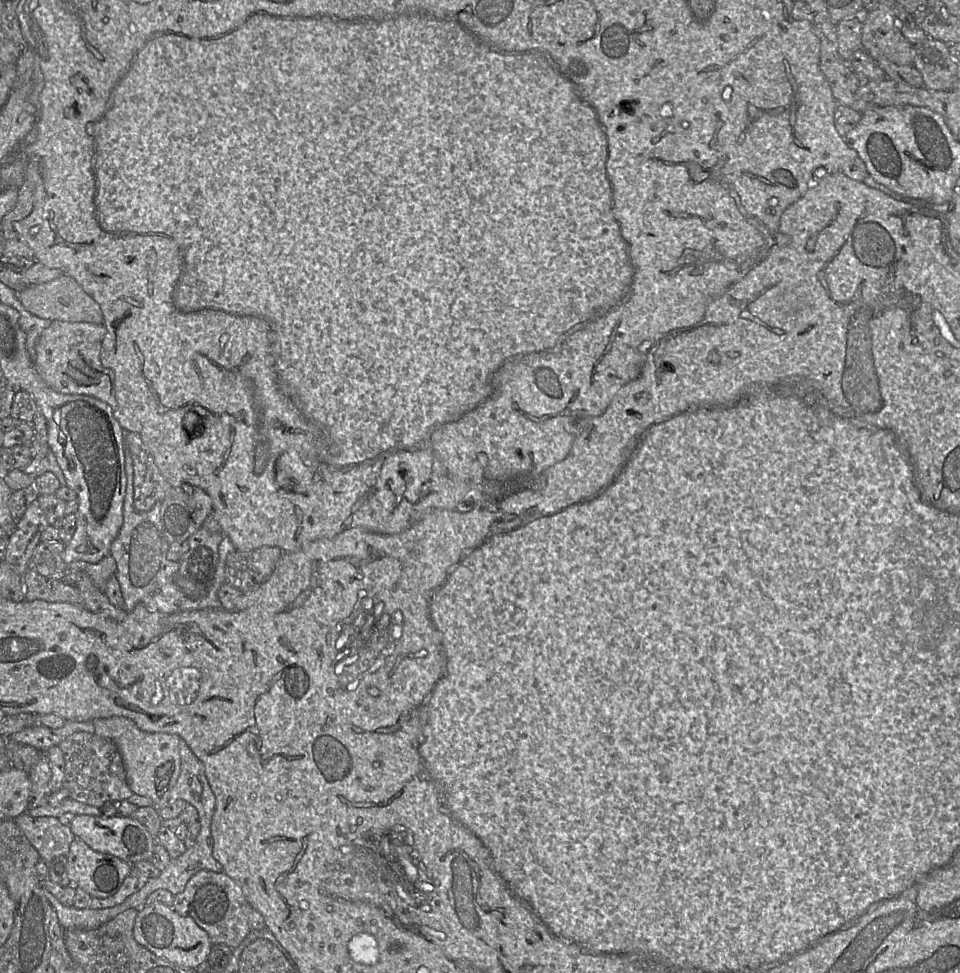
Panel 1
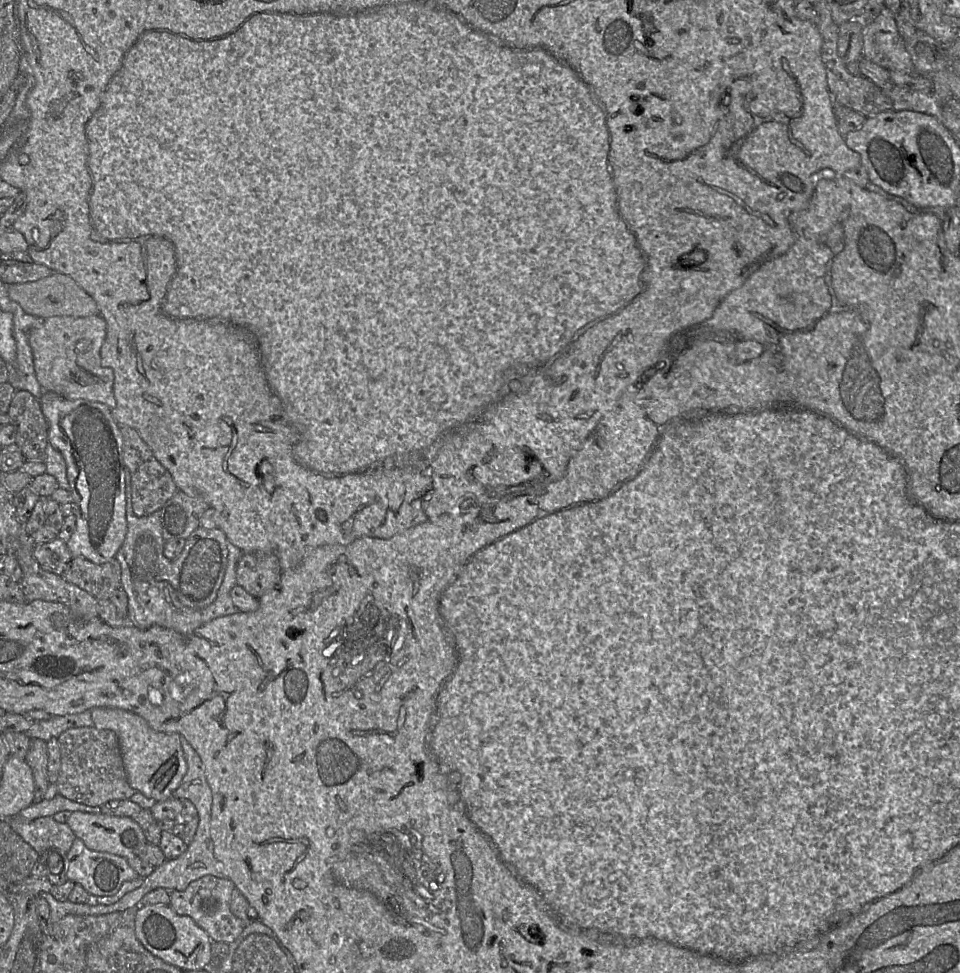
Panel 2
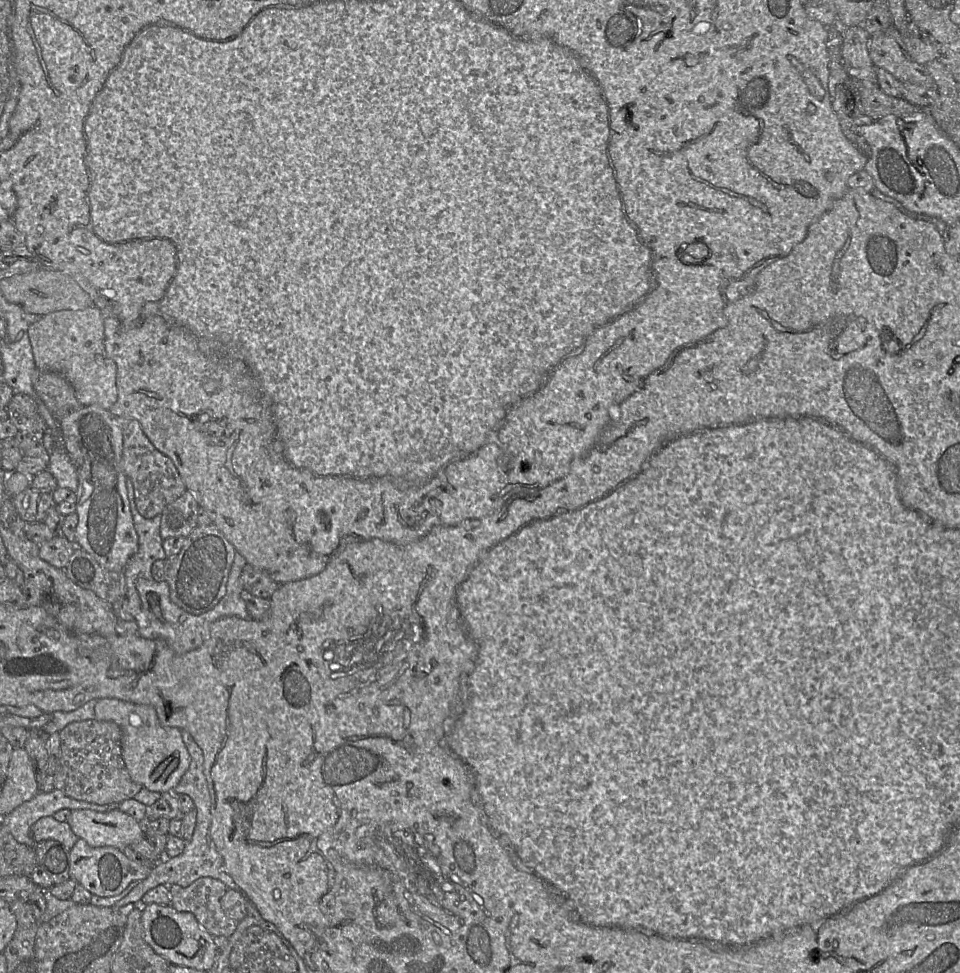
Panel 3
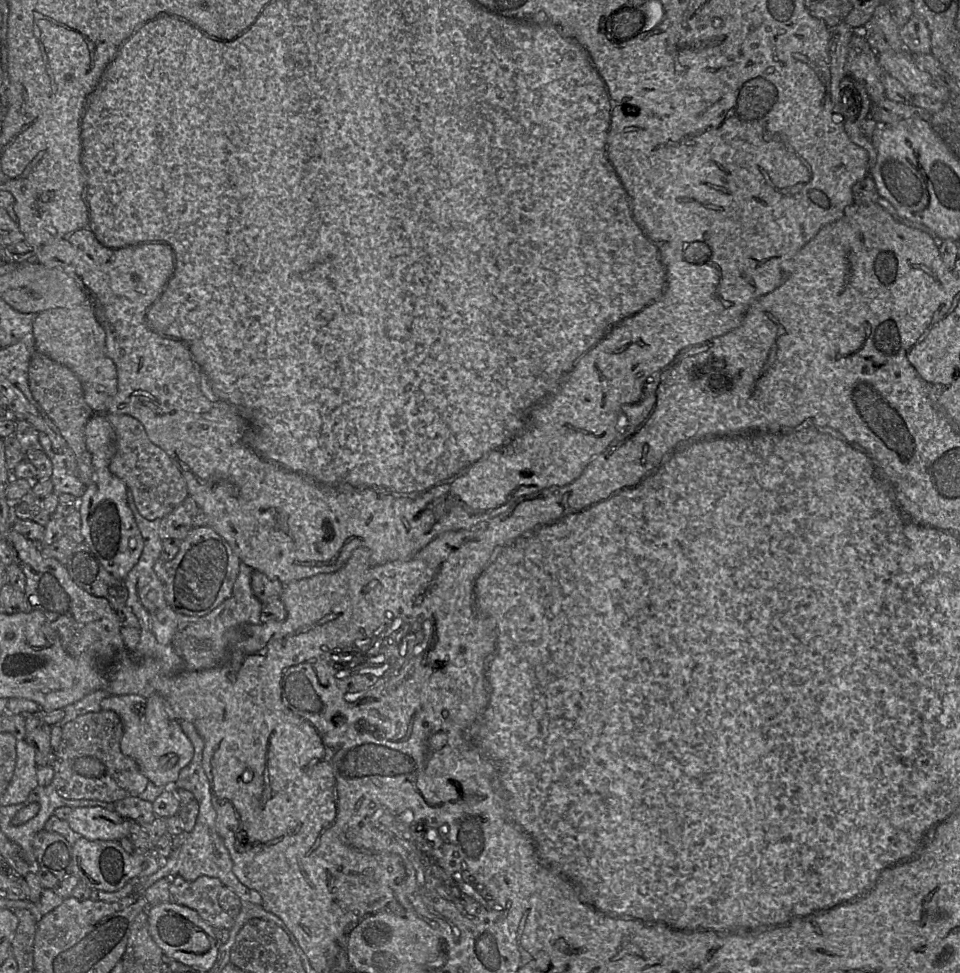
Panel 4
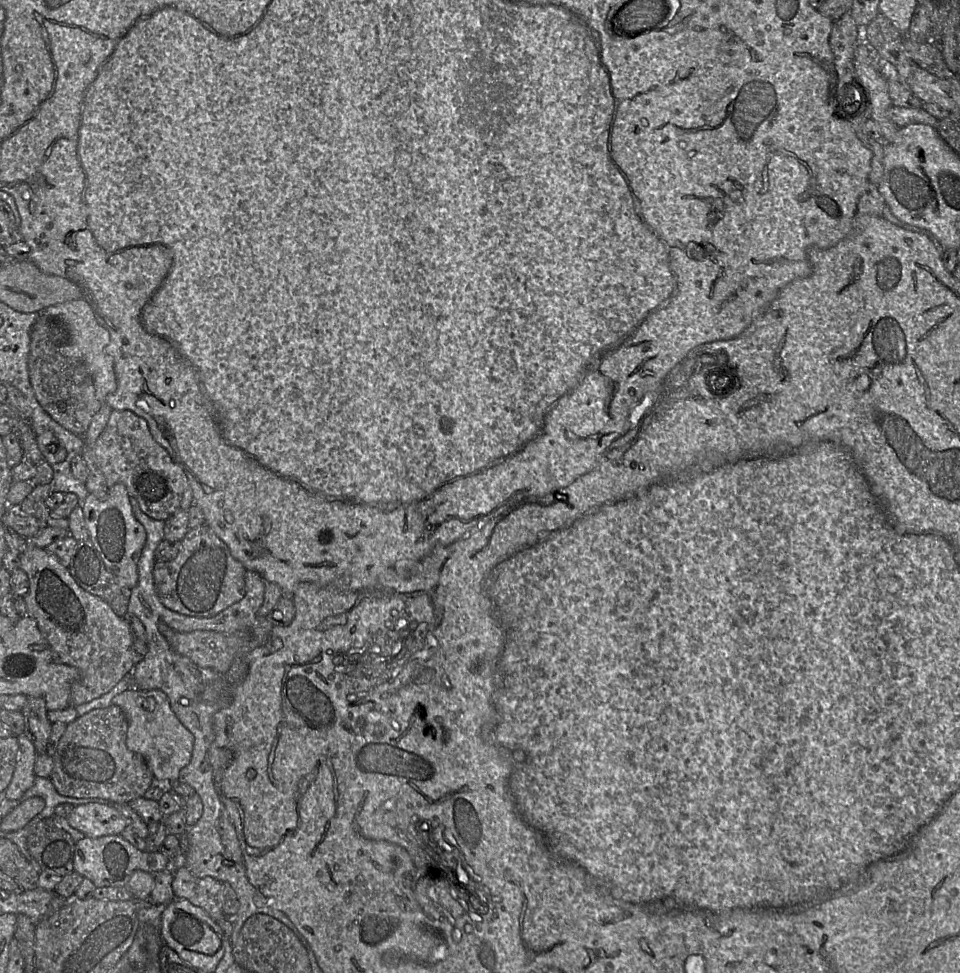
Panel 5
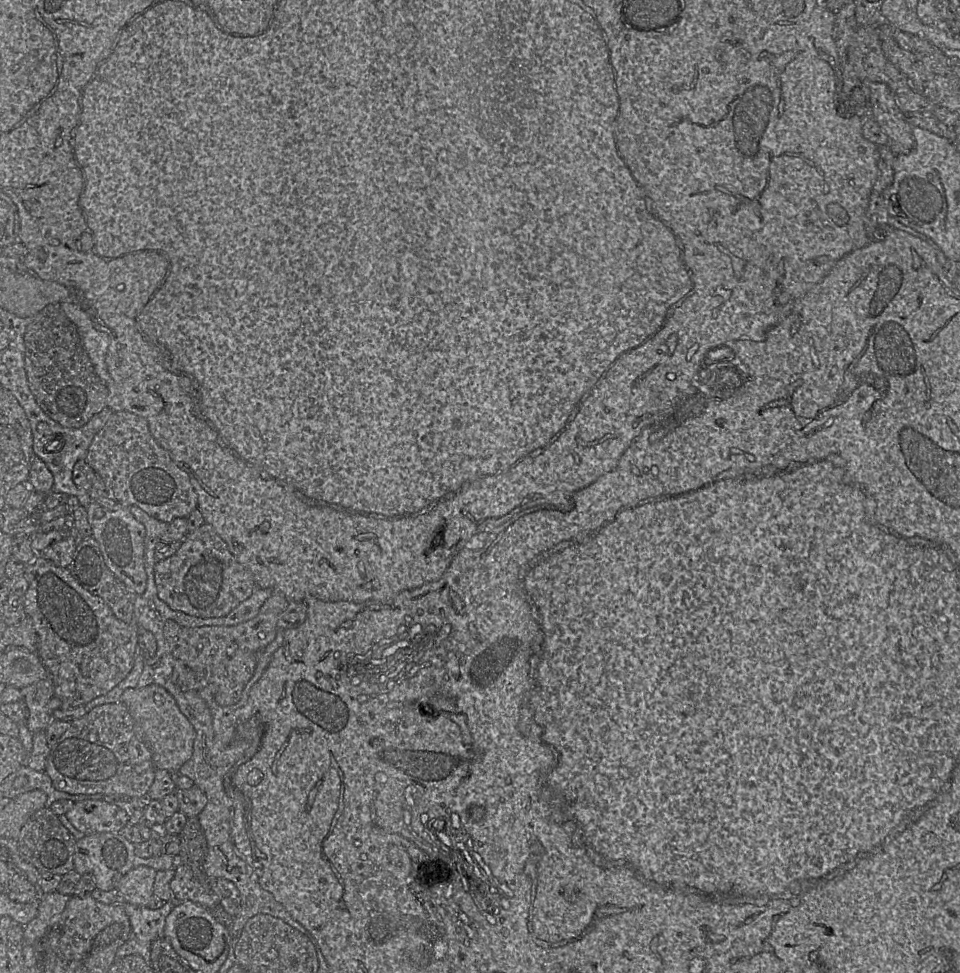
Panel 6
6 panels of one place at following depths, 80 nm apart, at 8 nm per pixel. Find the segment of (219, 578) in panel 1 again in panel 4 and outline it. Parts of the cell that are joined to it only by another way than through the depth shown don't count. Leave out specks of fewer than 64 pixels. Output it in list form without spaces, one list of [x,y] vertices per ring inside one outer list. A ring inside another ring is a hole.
[[[127,490],[127,502],[133,513],[137,526],[144,539],[144,548],[137,564],[130,570],[124,584],[128,590],[127,606],[130,607],[140,623],[140,642],[134,652],[138,658],[152,658],[158,665],[158,671],[164,676],[174,676],[184,671],[200,671],[213,668],[226,659],[226,649],[231,643],[239,639],[239,629],[243,625],[261,624],[262,603],[255,596],[251,588],[251,575],[253,568],[243,562],[240,564],[238,577],[234,583],[232,595],[218,607],[205,616],[187,616],[174,611],[167,603],[164,595],[164,585],[154,572],[154,564],[162,552],[162,539],[159,535],[161,519],[147,520],[138,511],[132,491]]]

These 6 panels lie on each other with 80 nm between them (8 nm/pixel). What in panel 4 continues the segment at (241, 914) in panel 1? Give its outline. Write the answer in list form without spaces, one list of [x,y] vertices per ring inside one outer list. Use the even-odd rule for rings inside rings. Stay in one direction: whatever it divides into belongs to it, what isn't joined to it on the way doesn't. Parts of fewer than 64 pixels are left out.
[[[174,876],[169,891],[172,902],[195,910],[214,929],[230,930],[234,926],[235,918],[225,912],[218,902],[223,887],[217,878],[209,876],[200,876],[194,881]]]

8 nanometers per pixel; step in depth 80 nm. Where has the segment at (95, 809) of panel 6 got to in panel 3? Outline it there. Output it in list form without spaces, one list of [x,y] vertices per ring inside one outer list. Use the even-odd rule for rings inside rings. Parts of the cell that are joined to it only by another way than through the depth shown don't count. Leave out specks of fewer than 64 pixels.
[[[90,809],[72,810],[67,820],[73,833],[85,840],[91,847],[111,846],[123,852],[127,846],[131,846],[144,836],[144,825],[130,815],[119,810],[98,812]]]

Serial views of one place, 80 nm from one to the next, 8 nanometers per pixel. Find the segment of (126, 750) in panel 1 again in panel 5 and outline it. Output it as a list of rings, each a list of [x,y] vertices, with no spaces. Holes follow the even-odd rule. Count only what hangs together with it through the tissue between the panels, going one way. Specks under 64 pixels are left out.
[[[131,688],[115,696],[111,705],[120,707],[125,713],[128,720],[126,746],[144,758],[153,777],[169,781],[178,779],[180,770],[191,760],[194,736],[173,712],[167,695],[159,689]]]

